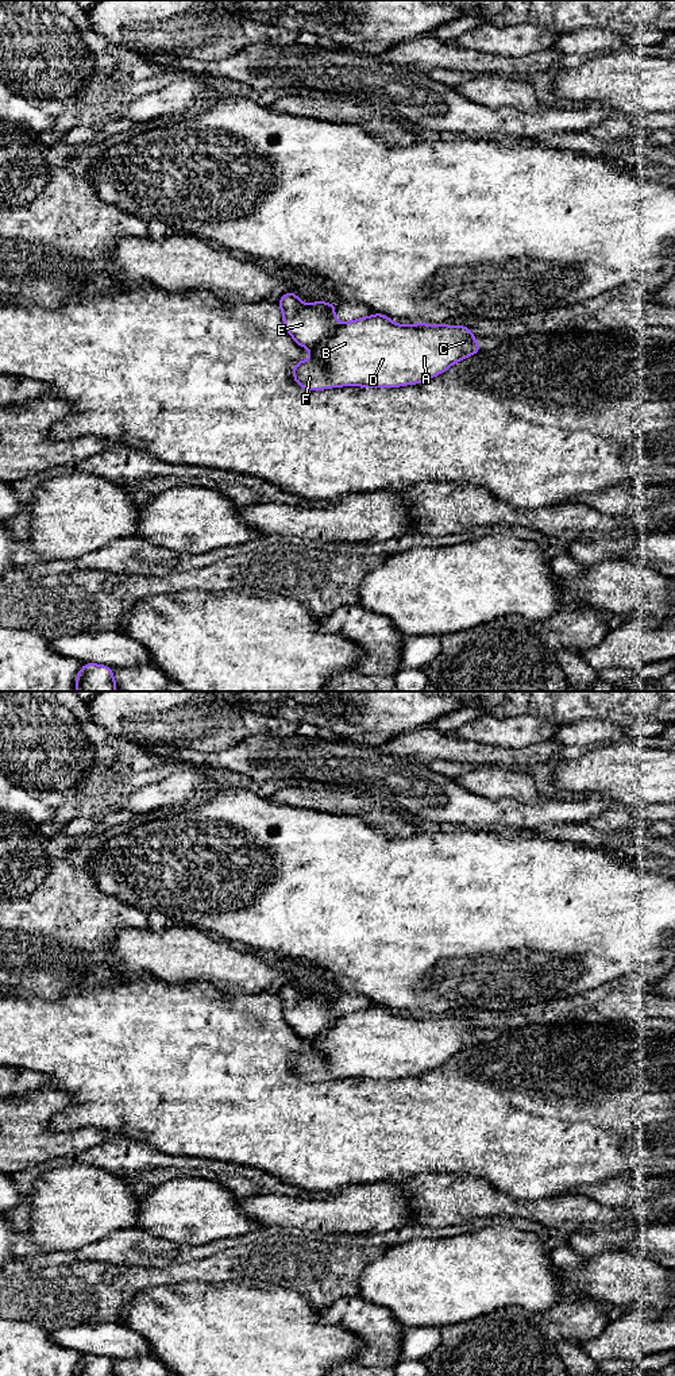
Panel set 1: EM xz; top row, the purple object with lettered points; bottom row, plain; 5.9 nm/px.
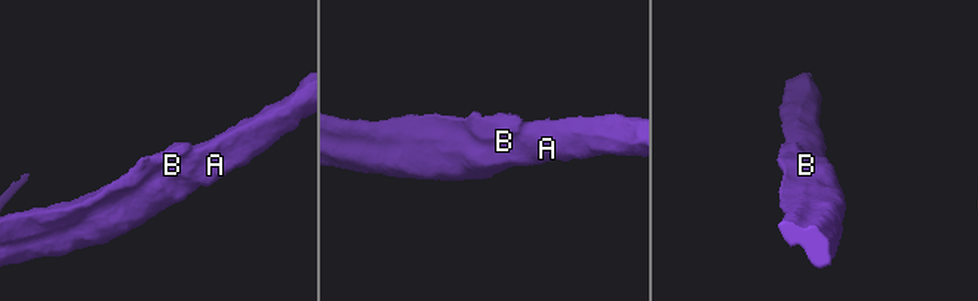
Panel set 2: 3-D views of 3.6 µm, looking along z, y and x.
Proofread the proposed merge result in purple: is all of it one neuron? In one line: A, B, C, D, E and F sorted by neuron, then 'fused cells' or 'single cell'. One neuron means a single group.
groups A B C D F / E; fused cells

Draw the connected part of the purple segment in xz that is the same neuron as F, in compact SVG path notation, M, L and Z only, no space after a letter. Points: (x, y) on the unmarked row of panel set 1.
M374 1005L340 1017L323 1033L308 1040L310 1049L298 1052L293 1069L300 1079L323 1082L358 1076L360 1079L400 1079L431 1071L456 1053L481 1042L472 1022L463 1017L396 1015Z

